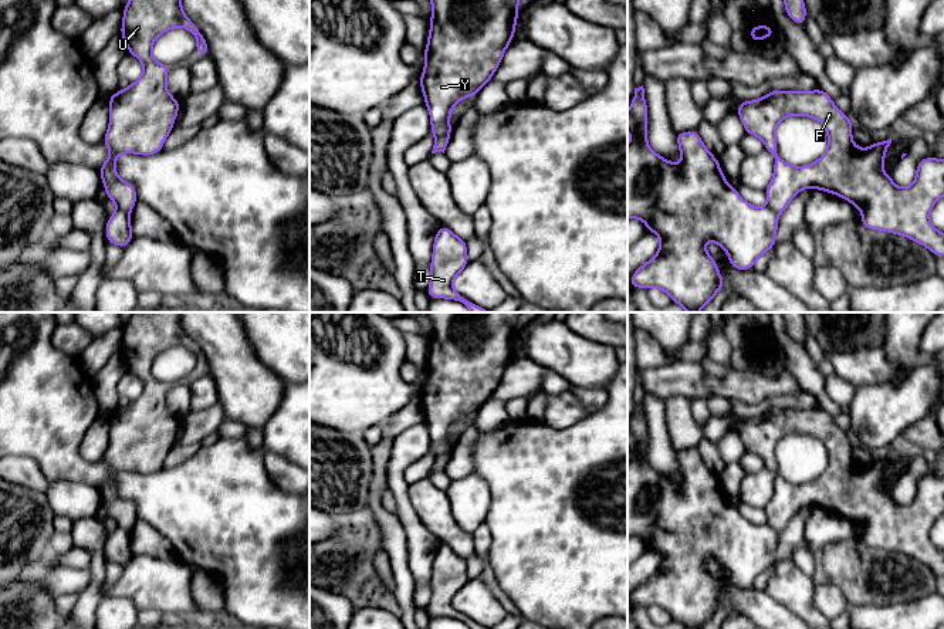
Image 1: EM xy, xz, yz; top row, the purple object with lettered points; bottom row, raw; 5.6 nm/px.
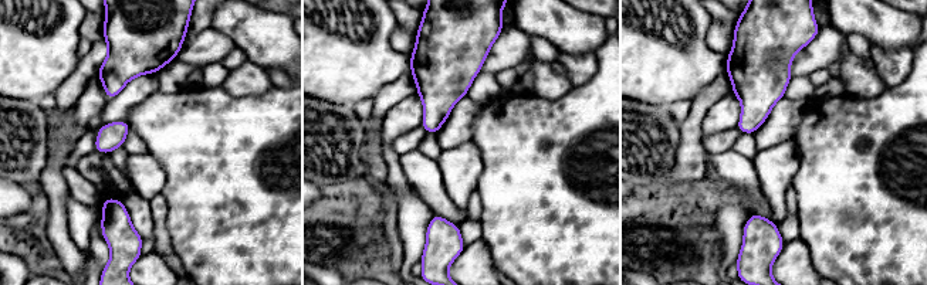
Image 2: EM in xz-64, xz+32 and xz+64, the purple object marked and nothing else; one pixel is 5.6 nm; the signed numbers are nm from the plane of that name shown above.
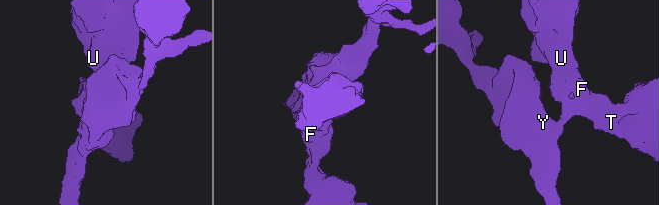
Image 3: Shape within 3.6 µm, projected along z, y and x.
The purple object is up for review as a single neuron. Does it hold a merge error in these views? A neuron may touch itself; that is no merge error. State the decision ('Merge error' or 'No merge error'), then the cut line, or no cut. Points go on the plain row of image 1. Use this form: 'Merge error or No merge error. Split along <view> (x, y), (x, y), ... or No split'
Merge error. Split along xz (449, 450), (436, 457)

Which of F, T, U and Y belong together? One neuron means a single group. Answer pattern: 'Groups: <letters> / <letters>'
Groups: F T U / Y

